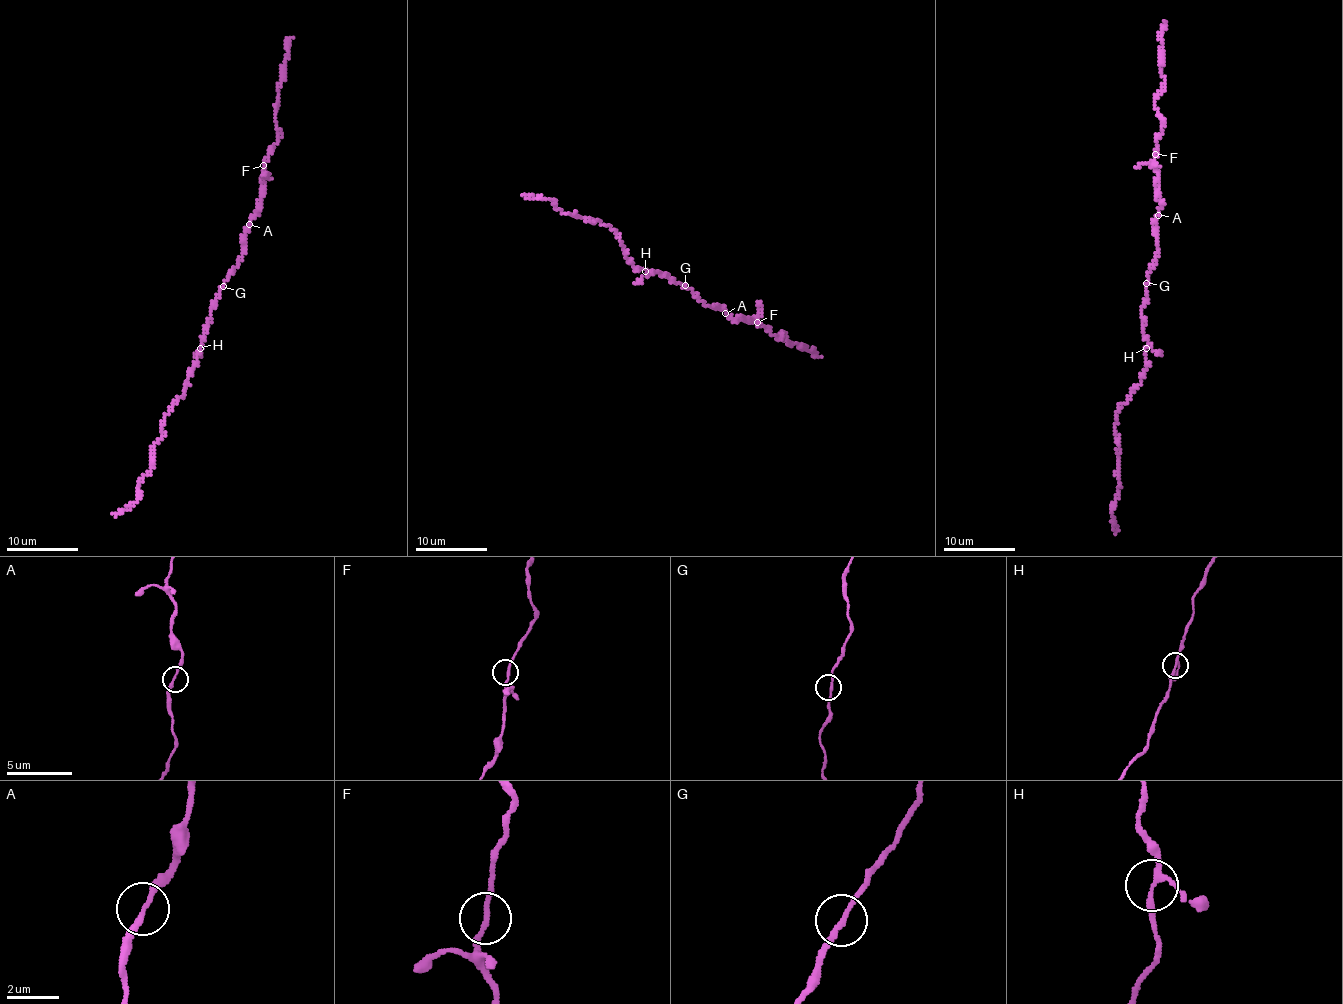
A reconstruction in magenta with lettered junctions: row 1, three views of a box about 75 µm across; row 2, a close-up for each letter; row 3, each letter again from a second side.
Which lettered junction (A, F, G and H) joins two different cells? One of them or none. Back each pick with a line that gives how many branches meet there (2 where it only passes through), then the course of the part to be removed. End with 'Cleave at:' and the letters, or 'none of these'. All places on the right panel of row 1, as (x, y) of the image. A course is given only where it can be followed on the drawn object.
Cleave at: none of these

